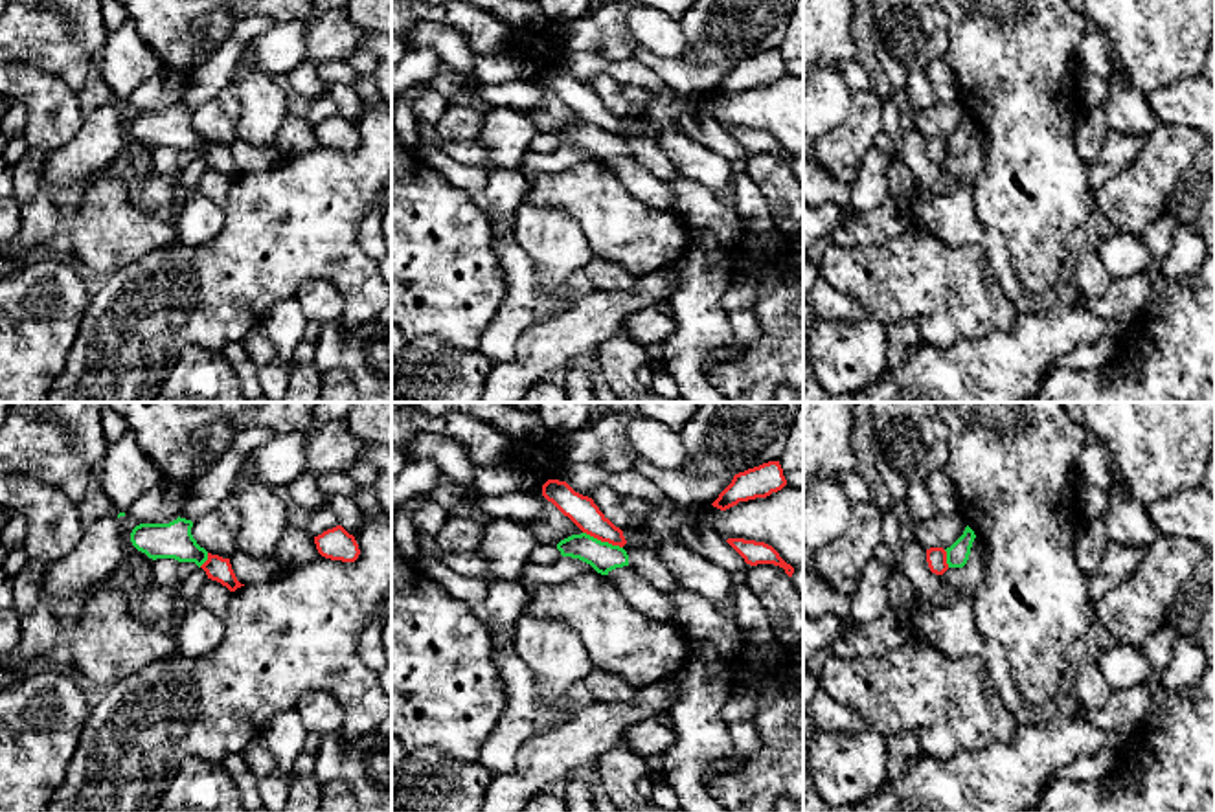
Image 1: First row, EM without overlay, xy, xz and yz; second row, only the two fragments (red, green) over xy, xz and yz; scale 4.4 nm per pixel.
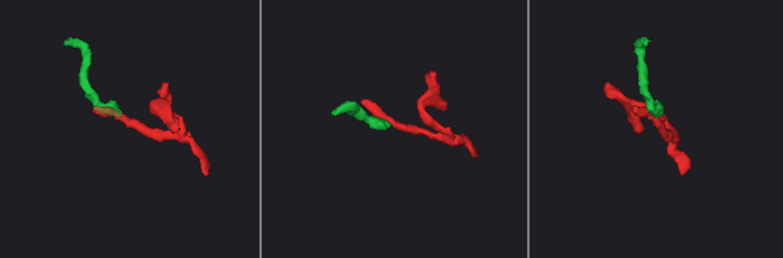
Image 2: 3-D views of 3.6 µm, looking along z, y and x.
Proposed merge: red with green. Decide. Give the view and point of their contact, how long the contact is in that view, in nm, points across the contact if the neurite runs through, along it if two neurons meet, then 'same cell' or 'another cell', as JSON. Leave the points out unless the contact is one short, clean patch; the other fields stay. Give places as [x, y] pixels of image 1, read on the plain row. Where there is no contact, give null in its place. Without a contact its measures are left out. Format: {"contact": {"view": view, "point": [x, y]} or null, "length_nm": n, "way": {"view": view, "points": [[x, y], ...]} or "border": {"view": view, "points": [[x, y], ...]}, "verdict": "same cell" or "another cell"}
{"contact": {"view": "xz", "point": [603, 129]}, "length_nm": 190, "border": {"view": "xz", "points": [[583, 120], [622, 136]]}, "verdict": "another cell"}

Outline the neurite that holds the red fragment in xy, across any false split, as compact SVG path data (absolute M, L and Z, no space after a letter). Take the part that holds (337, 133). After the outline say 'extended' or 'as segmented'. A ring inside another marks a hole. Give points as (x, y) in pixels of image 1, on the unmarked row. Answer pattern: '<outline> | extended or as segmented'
M342 114L314 125L316 138L322 145L342 151L355 151L360 143L358 132Z | as segmented

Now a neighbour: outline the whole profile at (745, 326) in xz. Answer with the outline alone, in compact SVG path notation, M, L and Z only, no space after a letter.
M752 309L730 312L730 327L737 345L748 347L761 336L761 323Z

